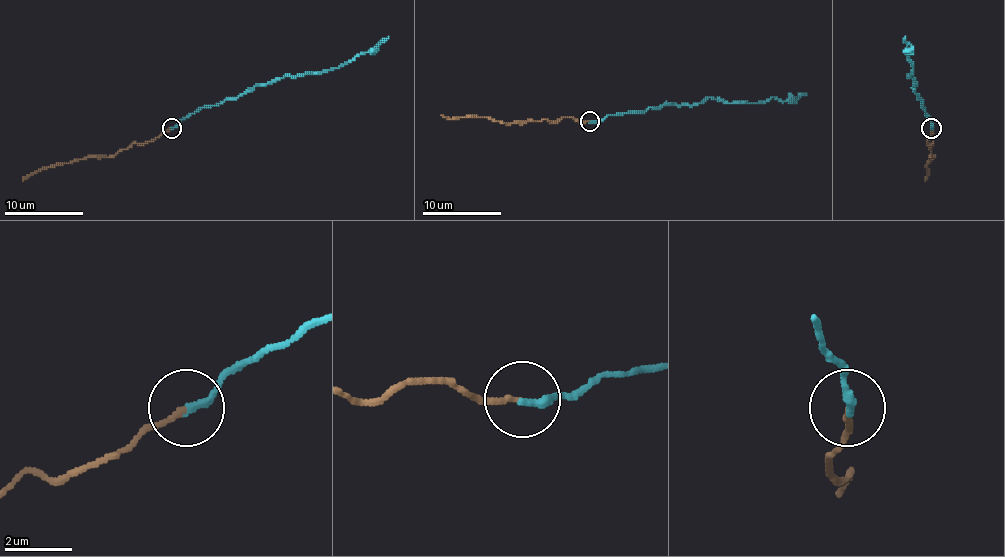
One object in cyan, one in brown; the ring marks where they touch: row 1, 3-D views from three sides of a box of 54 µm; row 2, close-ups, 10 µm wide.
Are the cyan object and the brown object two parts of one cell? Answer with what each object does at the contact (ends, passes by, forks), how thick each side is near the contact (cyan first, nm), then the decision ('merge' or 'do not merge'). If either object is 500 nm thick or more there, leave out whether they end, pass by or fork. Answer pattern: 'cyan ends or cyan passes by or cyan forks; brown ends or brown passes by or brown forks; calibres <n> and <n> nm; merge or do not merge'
cyan ends; brown ends; calibres 240 and 140 nm; merge

